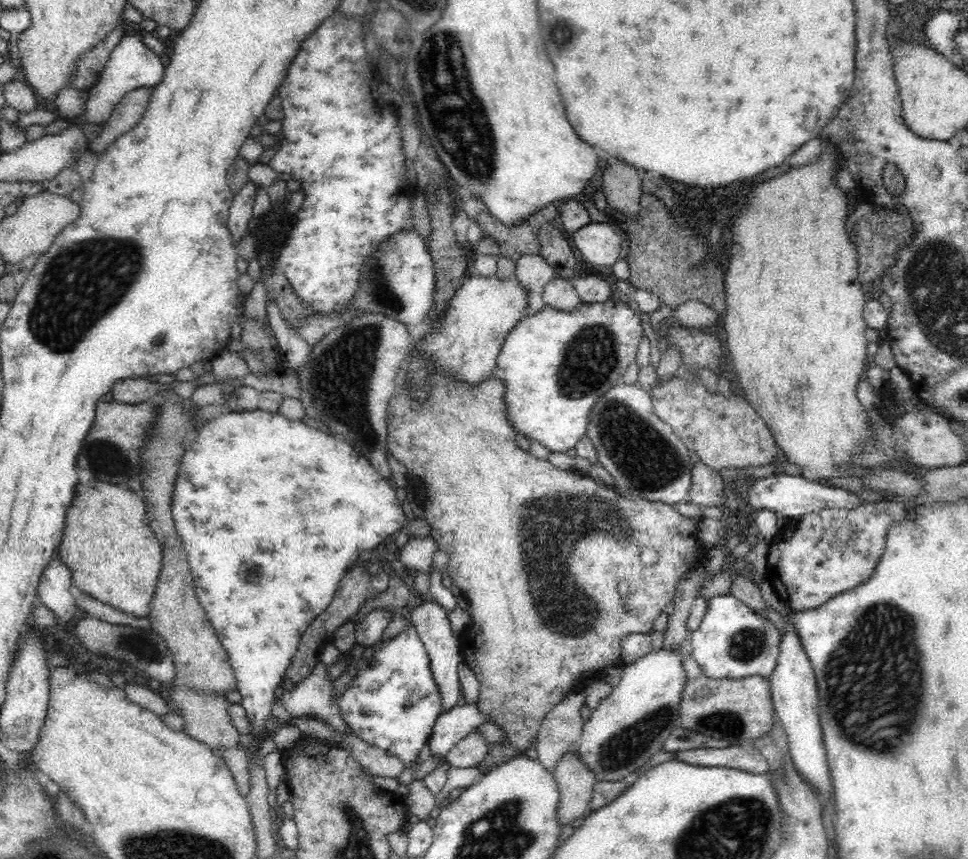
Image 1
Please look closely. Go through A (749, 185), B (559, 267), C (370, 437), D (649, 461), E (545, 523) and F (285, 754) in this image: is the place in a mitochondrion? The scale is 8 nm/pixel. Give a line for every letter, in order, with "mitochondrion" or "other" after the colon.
A: other
B: other
C: mitochondrion
D: mitochondrion
E: mitochondrion
F: other

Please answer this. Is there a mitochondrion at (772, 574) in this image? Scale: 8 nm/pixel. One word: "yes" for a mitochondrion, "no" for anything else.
no

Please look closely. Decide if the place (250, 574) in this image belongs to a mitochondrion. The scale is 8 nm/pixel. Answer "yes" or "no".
yes

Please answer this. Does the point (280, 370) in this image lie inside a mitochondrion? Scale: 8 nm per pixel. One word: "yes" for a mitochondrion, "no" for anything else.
no

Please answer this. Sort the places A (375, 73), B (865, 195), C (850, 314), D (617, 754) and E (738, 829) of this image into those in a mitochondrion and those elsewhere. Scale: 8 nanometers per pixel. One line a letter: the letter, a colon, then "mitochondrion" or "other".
A: other
B: other
C: other
D: mitochondrion
E: mitochondrion

